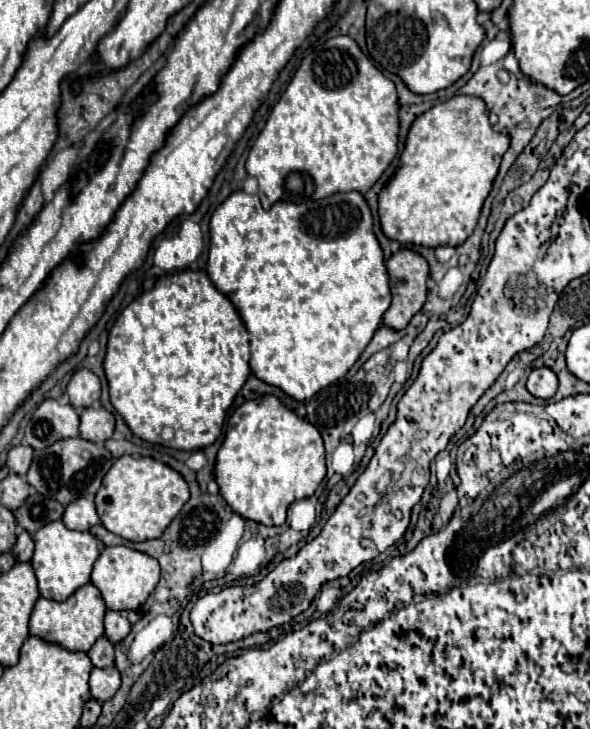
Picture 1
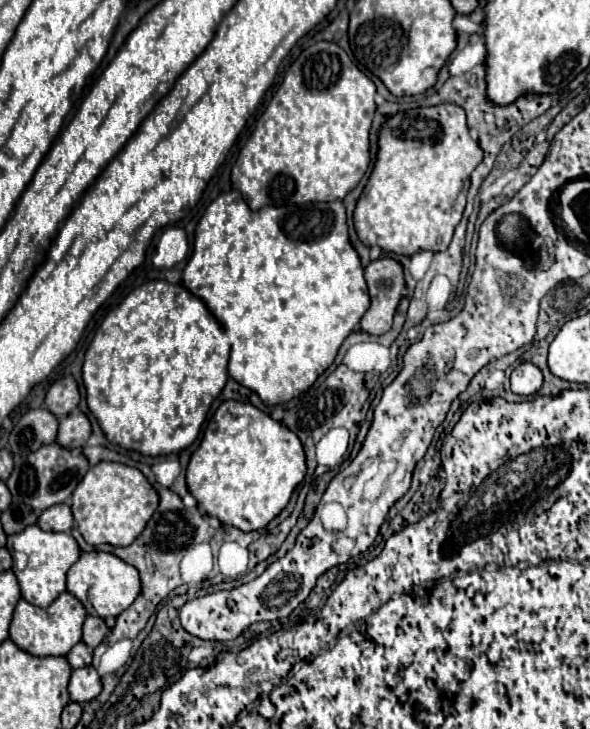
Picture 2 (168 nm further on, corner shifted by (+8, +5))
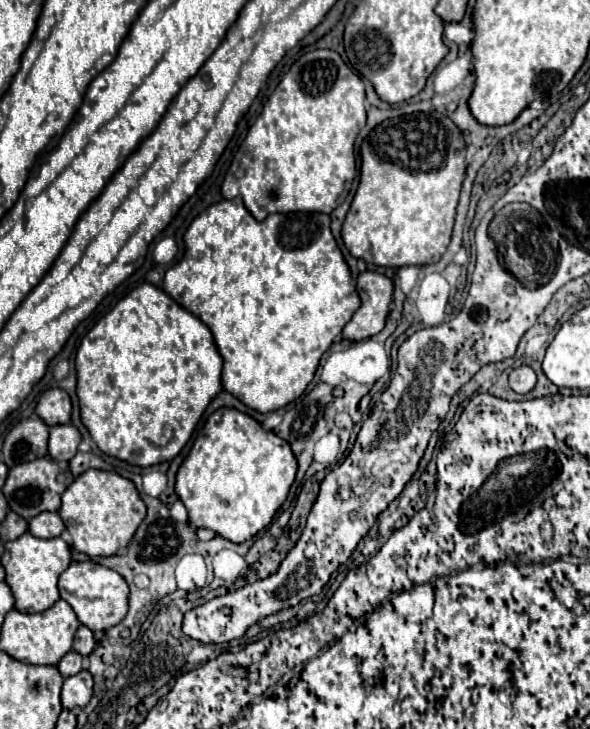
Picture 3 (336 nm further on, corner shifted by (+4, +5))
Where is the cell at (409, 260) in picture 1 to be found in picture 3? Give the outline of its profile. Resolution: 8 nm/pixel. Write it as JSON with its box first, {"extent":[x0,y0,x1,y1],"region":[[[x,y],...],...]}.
{"extent":[342,271,392,341],"region":[[[364,271],[356,279],[360,309],[344,325],[342,337],[348,341],[368,339],[382,331],[392,301],[392,281],[376,271]]]}

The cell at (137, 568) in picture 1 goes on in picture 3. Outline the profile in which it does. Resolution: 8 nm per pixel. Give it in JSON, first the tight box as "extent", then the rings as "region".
{"extent":[58,563,128,631],"region":[[[70,563],[70,567],[58,579],[60,597],[74,609],[78,621],[92,631],[108,631],[118,625],[128,611],[128,585],[112,569],[104,569],[98,563]]]}

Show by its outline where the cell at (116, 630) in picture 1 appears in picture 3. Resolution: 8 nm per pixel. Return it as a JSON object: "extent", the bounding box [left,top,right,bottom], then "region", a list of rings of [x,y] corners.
{"extent":[72,625,96,655],"region":[[[80,625],[78,627],[78,631],[76,631],[76,635],[74,635],[74,645],[72,645],[72,651],[76,651],[76,653],[80,653],[80,655],[90,655],[92,653],[92,649],[96,647],[96,639],[94,639],[94,635],[92,635],[92,631],[88,629],[88,627],[84,627],[84,625]]]}

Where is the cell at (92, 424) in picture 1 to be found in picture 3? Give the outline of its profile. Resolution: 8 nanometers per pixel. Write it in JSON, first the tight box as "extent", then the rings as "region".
{"extent":[48,425,80,463],"region":[[[56,425],[48,437],[48,457],[56,463],[70,461],[76,455],[80,443],[80,431],[74,425]]]}

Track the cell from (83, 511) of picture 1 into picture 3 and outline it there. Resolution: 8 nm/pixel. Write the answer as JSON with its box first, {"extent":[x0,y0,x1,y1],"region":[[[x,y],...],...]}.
{"extent":[28,513,64,539],"region":[[[40,513],[38,517],[28,521],[28,533],[34,537],[50,539],[50,537],[60,537],[64,531],[64,521],[60,521],[60,515],[54,513]]]}

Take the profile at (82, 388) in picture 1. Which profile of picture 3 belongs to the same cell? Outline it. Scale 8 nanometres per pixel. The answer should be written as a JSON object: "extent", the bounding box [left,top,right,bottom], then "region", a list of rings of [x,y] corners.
{"extent":[36,389,72,425],"region":[[[48,389],[38,405],[36,405],[36,415],[48,425],[66,425],[70,421],[70,411],[72,411],[72,403],[66,391],[62,389]]]}

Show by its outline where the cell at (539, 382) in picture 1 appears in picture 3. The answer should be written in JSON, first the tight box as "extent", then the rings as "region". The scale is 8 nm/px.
{"extent":[508,365,536,393],"region":[[[522,365],[522,367],[510,371],[508,383],[510,383],[512,391],[516,391],[516,393],[528,393],[536,385],[536,373],[532,371],[532,367]]]}

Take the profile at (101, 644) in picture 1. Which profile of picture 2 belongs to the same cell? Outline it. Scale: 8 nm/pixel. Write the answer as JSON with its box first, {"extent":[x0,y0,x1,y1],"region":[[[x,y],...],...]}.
{"extent":[66,641,92,669],"region":[[[80,641],[78,645],[74,645],[74,647],[70,649],[70,653],[66,655],[66,659],[68,659],[68,663],[72,665],[72,669],[88,667],[88,665],[92,663],[92,649],[90,649],[84,641]]]}

